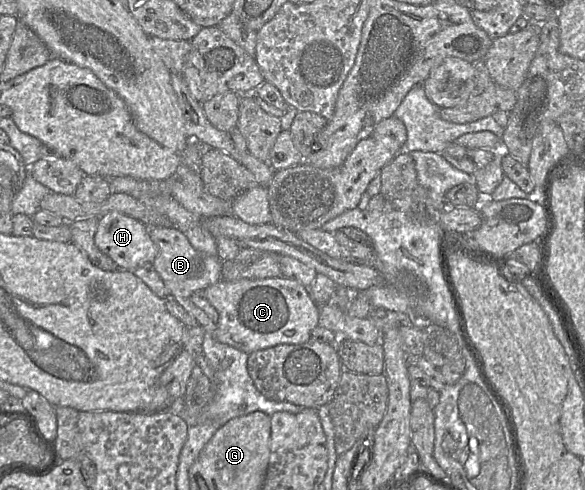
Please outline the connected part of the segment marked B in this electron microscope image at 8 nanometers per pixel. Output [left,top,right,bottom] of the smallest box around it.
[148,227,221,329]

